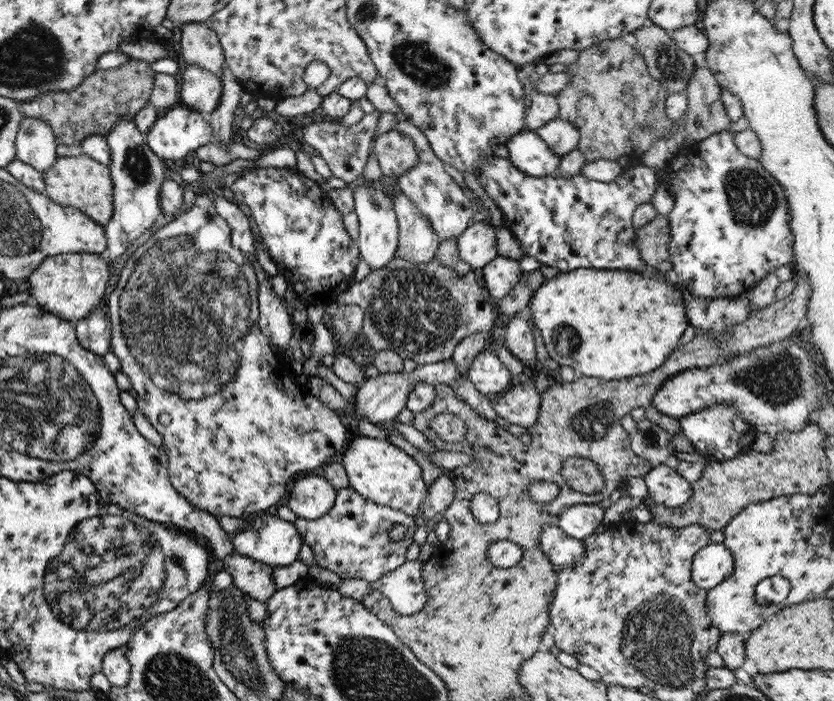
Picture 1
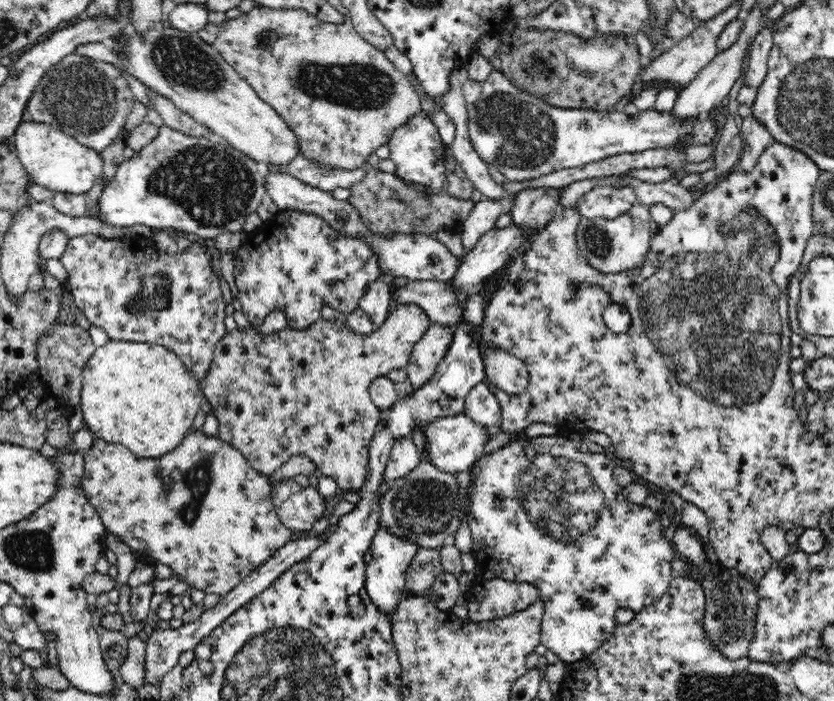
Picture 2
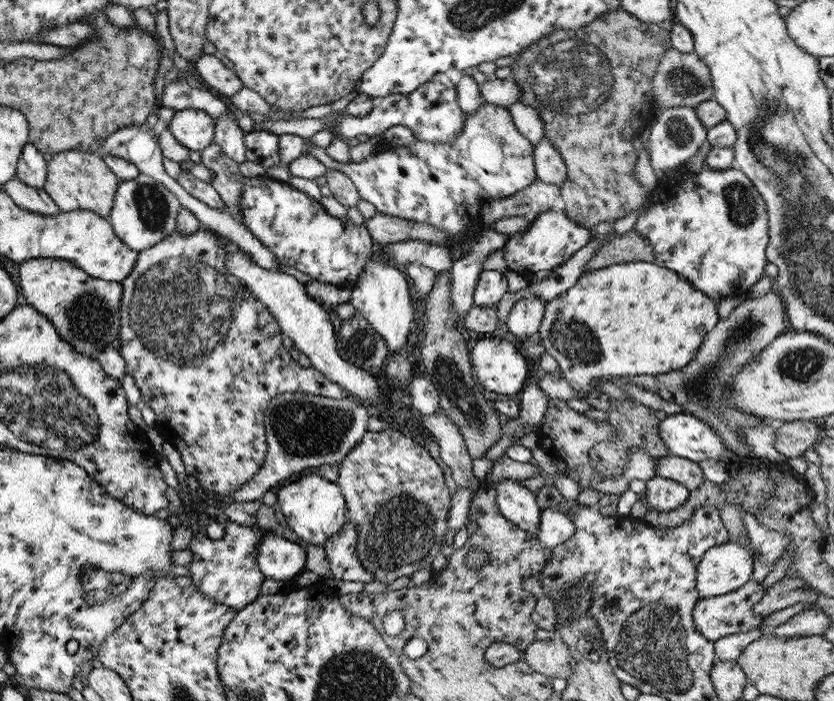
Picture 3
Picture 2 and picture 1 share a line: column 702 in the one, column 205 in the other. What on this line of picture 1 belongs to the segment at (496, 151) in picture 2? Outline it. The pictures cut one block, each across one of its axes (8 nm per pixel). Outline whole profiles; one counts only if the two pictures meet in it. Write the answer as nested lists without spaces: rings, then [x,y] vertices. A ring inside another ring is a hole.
[[[173,107],[162,112],[144,134],[151,152],[169,160],[179,160],[213,138],[207,118],[188,107]]]

